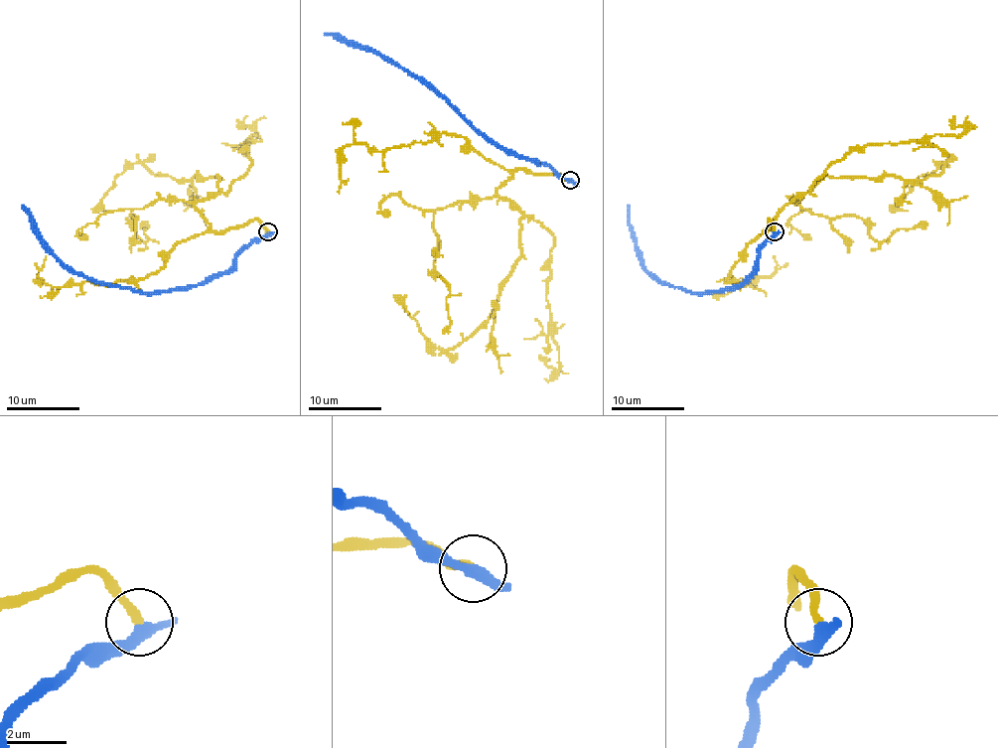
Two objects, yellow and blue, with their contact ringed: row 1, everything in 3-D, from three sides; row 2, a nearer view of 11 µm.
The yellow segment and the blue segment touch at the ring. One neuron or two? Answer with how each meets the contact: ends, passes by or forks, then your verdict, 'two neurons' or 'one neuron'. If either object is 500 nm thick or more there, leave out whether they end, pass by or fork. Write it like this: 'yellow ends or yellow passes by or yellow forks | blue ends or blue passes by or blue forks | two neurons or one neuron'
yellow ends | blue passes by | one neuron

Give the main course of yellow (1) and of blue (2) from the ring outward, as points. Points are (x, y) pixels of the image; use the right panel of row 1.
1: (775, 232), (770, 220), (764, 232), (825, 176), (909, 180), (936, 176), (941, 163), (898, 205), (908, 211)
2: (775, 232), (760, 248), (759, 263), (738, 287), (687, 292), (663, 285), (645, 268), (631, 234), (628, 205)

